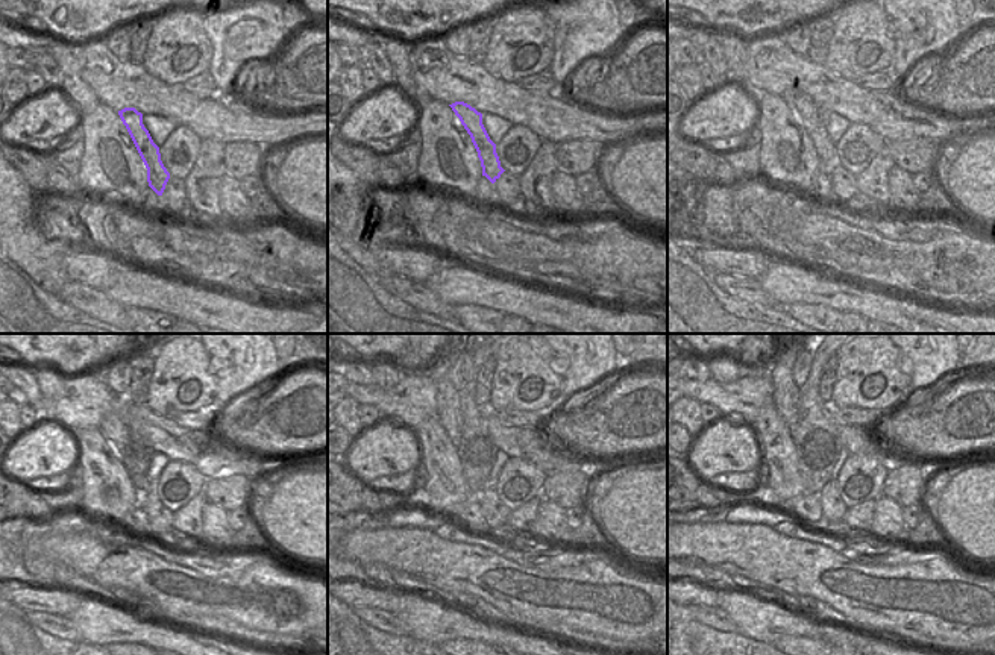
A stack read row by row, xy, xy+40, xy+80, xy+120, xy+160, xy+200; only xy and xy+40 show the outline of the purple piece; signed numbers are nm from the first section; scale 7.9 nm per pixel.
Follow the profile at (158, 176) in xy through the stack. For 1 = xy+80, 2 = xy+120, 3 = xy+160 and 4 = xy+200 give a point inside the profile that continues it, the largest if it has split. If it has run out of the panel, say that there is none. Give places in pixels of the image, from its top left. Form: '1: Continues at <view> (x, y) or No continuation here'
1: Continues at xy+80 (810, 117)
2: Continues at xy+120 (114, 426)
3: Continues at xy+160 (446, 398)
4: Continues at xy+200 (786, 393).

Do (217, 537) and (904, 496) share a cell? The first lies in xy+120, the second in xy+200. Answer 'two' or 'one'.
two

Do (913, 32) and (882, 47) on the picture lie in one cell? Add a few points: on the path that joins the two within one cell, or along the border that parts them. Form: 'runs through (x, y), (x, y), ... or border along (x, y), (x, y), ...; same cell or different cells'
border along (885, 15), (894, 43), (892, 68); different cells

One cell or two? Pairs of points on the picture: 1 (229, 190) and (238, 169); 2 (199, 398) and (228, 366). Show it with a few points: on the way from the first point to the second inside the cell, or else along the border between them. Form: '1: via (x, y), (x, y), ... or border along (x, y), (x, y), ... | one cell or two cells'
1: border along (226, 172), (238, 182) | two cells
2: border along (205, 349), (208, 370), (214, 376), (217, 408) | two cells

